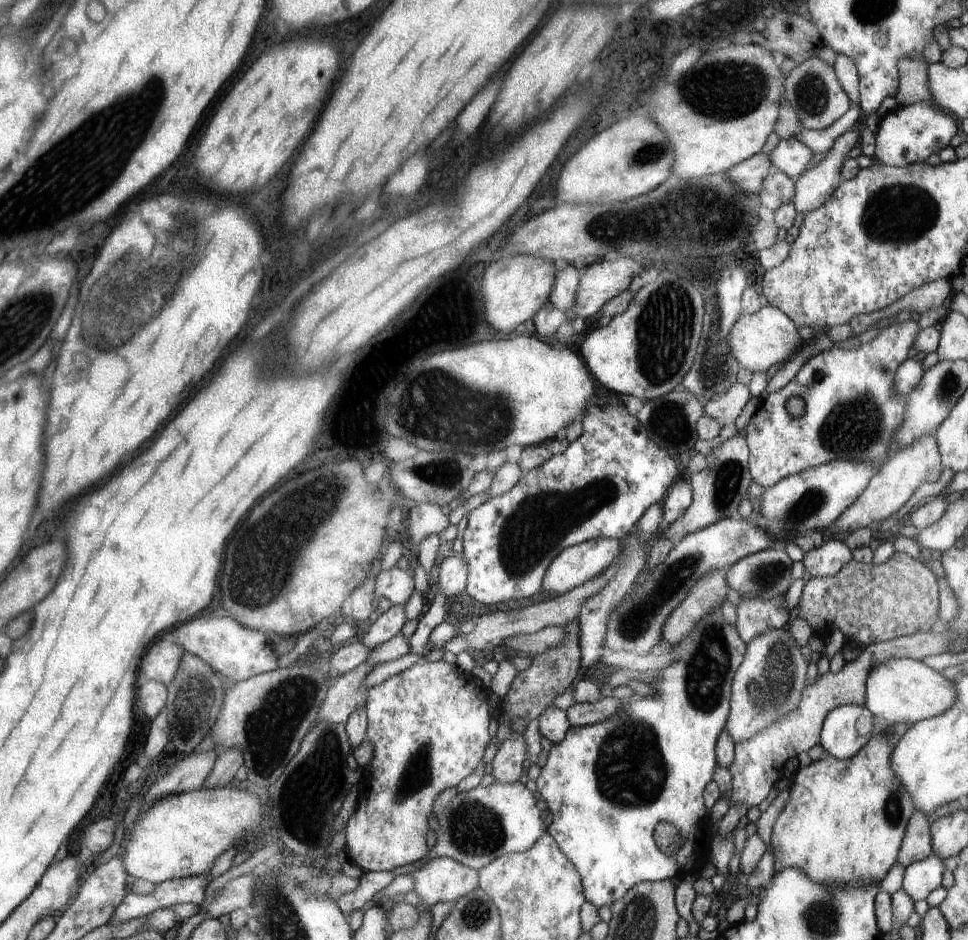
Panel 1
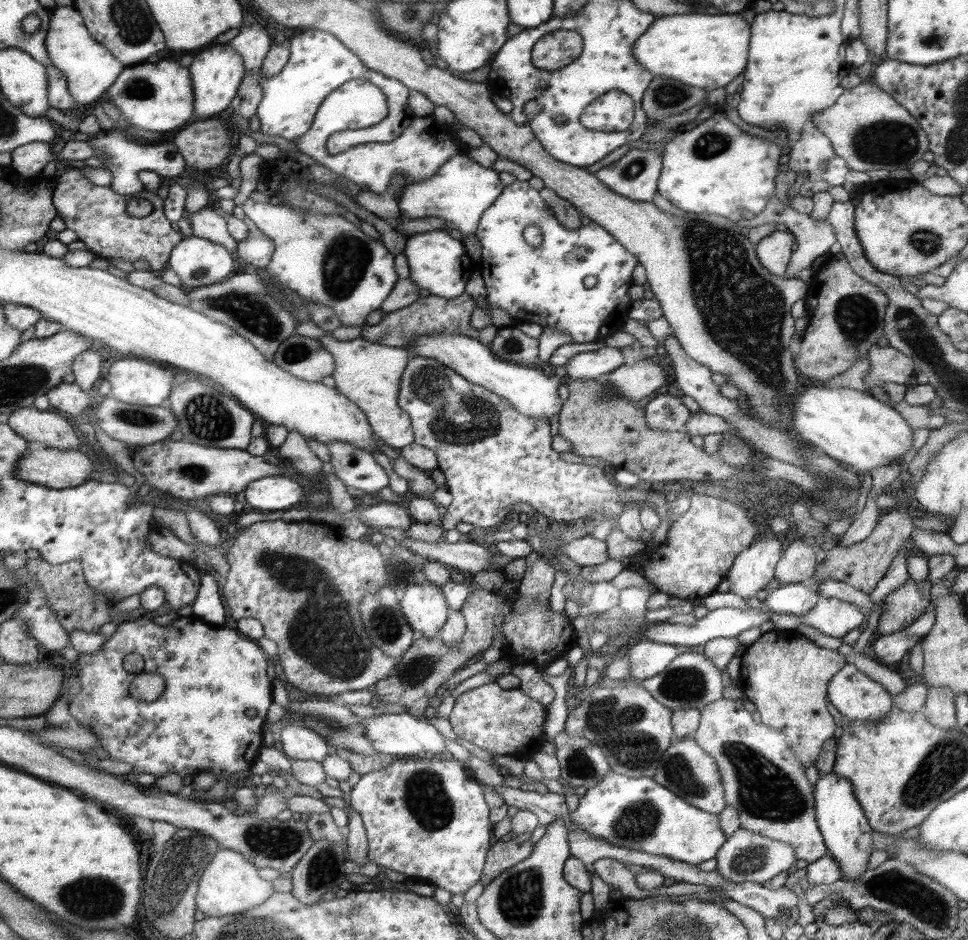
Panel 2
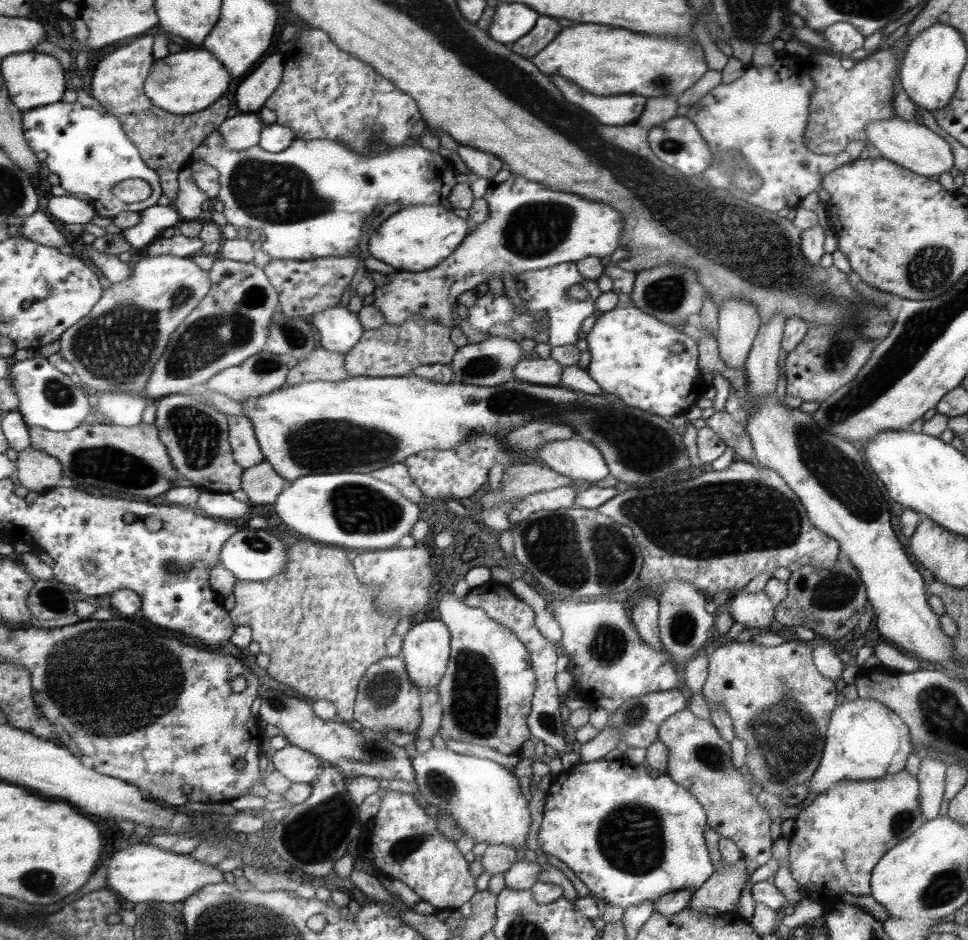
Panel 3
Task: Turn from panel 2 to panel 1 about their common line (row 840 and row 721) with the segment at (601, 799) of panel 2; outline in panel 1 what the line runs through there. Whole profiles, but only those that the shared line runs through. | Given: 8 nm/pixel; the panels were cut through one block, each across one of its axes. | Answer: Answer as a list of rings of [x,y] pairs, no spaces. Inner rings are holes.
[[[716,609],[704,618],[701,618],[685,636],[679,645],[674,646],[680,660],[670,664],[670,666],[659,670],[658,676],[653,683],[647,683],[654,687],[656,690],[655,698],[643,698],[634,694],[627,698],[629,702],[625,706],[625,710],[621,713],[615,714],[606,722],[598,723],[587,727],[570,727],[569,732],[566,733],[565,740],[559,743],[554,743],[549,752],[549,756],[537,779],[537,785],[542,798],[547,802],[547,808],[550,810],[553,821],[550,828],[547,830],[565,851],[566,856],[573,862],[573,865],[581,873],[581,881],[585,883],[586,900],[590,901],[594,906],[610,906],[624,894],[628,893],[634,885],[642,881],[661,881],[664,879],[681,877],[688,873],[700,874],[698,860],[702,862],[700,856],[706,854],[706,850],[700,850],[702,844],[698,842],[706,842],[712,840],[708,834],[708,828],[704,828],[704,820],[708,818],[708,810],[704,806],[704,786],[712,780],[714,771],[716,770],[716,738],[721,736],[726,721],[729,718],[732,700],[732,686],[736,680],[737,670],[741,668],[742,662],[745,661],[745,654],[748,649],[747,644],[742,640],[738,630],[735,630],[725,621],[721,609]],[[658,822],[670,822],[681,834],[683,841],[682,847],[674,854],[674,856],[666,856],[662,853],[656,842],[654,841],[654,828]]]

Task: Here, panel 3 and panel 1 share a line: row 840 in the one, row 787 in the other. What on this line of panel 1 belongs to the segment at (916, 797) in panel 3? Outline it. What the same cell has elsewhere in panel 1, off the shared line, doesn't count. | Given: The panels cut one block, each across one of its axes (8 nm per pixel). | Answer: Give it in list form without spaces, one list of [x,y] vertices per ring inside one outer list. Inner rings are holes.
[[[876,730],[874,736],[870,737],[868,744],[853,757],[842,760],[829,755],[822,760],[812,761],[806,767],[799,767],[791,775],[790,796],[784,805],[783,811],[780,812],[774,823],[771,836],[771,846],[773,847],[773,855],[775,858],[773,874],[779,873],[786,867],[796,867],[804,871],[814,882],[827,885],[828,887],[834,887],[835,889],[839,887],[874,887],[875,885],[880,885],[886,874],[888,874],[888,870],[897,863],[898,853],[901,850],[902,841],[906,837],[910,817],[915,812],[912,795],[909,793],[909,790],[906,790],[901,779],[897,777],[896,770],[894,770],[892,764],[892,754],[894,748],[896,748],[898,739],[899,737],[896,734],[884,734]]]

